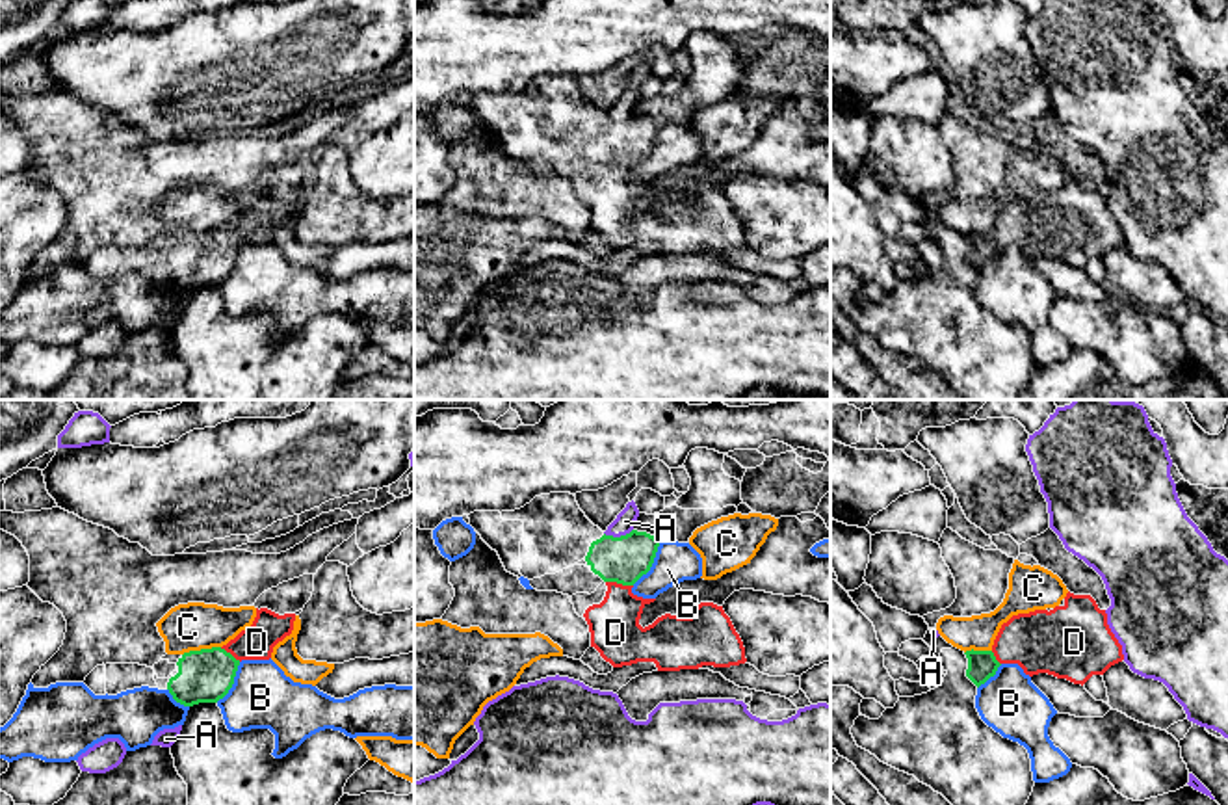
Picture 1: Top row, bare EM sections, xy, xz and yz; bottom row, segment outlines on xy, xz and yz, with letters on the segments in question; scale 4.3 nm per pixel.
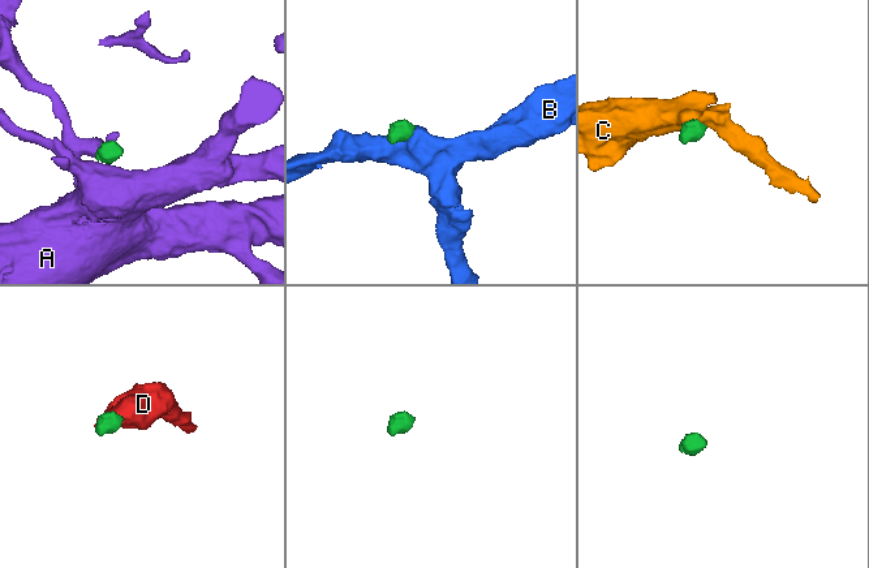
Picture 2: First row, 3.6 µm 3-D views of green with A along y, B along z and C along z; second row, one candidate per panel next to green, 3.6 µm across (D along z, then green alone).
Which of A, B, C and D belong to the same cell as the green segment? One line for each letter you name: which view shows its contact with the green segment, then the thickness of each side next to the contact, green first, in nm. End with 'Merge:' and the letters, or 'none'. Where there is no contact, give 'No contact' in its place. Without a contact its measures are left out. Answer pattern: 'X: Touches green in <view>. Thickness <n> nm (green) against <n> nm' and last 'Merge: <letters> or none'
D: Touches green in xz. Thickness 200 nm (green) against 220 nm
Merge: D

